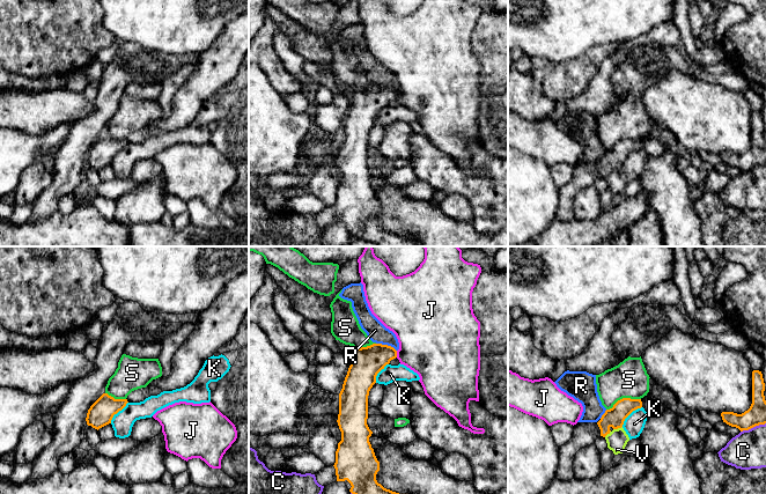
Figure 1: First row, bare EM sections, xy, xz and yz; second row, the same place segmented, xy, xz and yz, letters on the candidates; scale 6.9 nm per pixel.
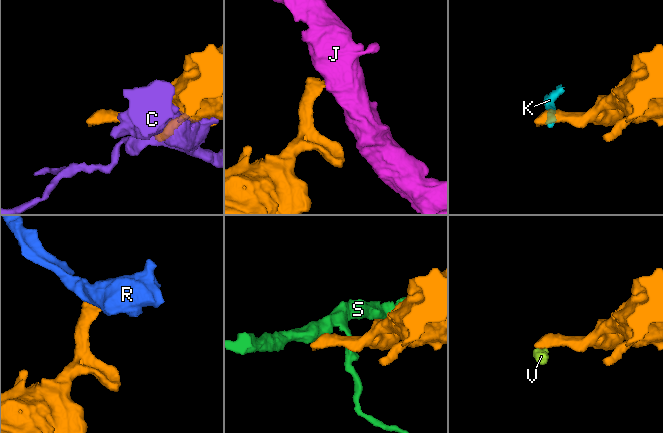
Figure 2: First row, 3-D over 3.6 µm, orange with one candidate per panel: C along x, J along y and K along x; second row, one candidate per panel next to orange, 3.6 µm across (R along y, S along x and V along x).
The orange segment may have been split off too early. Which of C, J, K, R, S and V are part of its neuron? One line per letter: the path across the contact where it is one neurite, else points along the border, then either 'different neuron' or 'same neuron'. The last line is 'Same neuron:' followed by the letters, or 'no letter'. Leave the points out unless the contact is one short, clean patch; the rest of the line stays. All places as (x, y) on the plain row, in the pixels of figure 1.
C: different neuron
J: different neuron
K: border yz (641, 147), (635, 149), (621, 167); different neuron
R: border xz (376, 83), (390, 86), (396, 91); different neuron
S: border yz (640, 139), (620, 139), (606, 150); different neuron
V: border yz (621, 167), (613, 170); different neuron
Same neuron: no letter

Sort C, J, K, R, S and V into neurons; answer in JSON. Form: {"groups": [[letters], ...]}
{"groups": [["C"], ["J"], ["K", "V"], ["R"], ["S"]]}

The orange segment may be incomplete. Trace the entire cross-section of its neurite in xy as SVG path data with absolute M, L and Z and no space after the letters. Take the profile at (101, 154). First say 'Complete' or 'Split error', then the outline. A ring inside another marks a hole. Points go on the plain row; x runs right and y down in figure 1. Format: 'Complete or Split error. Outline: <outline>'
Complete. Outline: M103 134L88 150L87 165L98 171L111 164L113 156L121 152L127 143L127 140L115 140L108 134Z

